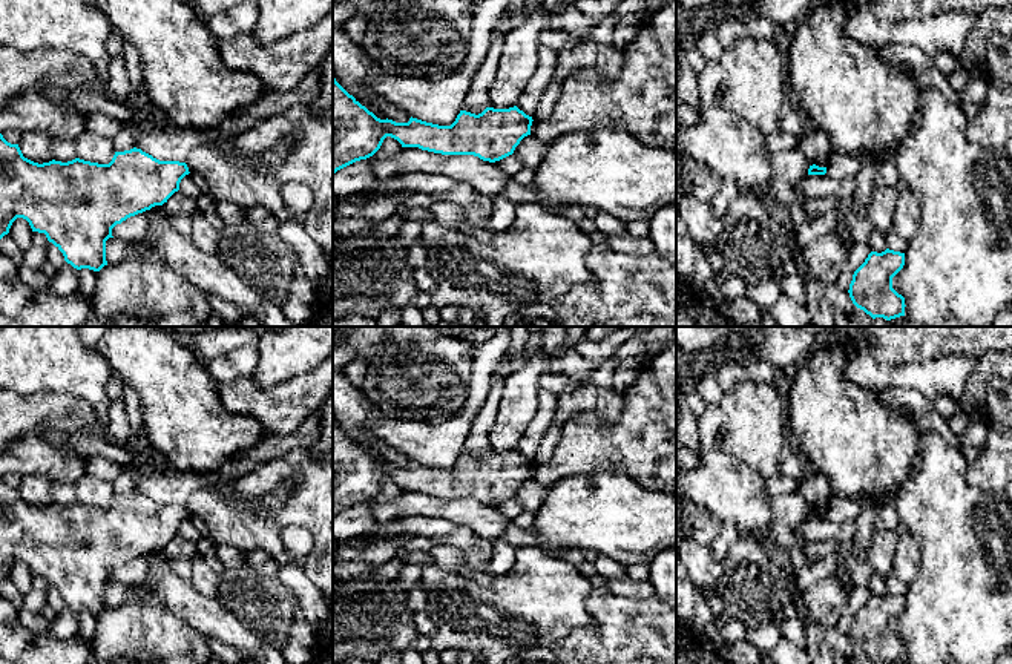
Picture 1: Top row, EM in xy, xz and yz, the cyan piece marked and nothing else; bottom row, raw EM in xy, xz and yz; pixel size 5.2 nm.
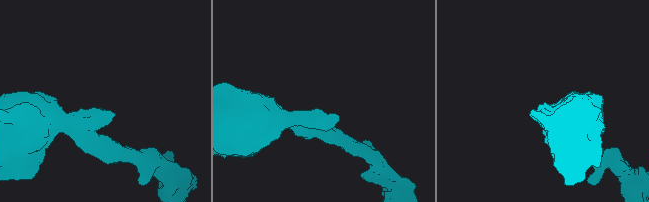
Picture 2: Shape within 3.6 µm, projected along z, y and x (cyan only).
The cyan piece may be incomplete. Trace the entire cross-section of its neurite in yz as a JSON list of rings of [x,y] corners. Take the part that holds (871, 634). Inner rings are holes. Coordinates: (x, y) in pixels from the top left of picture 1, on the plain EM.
[[[889,592],[871,595],[853,618],[848,633],[853,647],[872,662],[905,659],[905,641],[892,632],[892,621],[903,609],[905,597]]]

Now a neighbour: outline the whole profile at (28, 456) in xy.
[[[34,436],[17,439],[0,455],[0,477],[9,472],[44,475],[52,483],[58,480],[77,483],[86,474],[80,455],[55,449],[43,439]]]

